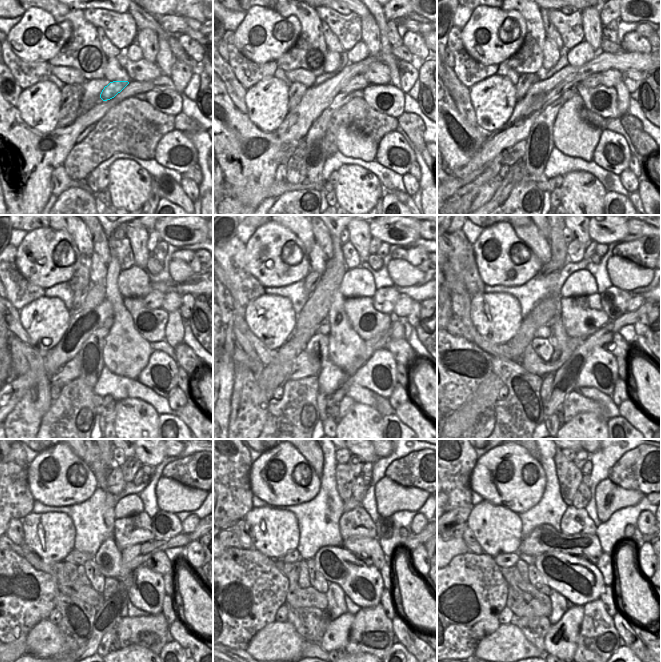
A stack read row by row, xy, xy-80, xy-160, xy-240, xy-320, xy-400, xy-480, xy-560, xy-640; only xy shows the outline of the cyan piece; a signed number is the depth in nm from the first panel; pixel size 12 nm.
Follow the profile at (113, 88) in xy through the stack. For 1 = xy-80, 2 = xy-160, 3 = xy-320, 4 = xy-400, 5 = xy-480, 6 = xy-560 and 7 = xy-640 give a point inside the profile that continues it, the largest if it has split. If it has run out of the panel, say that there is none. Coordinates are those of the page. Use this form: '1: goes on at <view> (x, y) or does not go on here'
1: goes on at xy-80 (358, 82)
2: goes on at xy-160 (594, 80)
3: goes on at xy-320 (384, 299)
4: goes on at xy-400 (614, 301)
5: goes on at xy-480 (166, 525)
6: goes on at xy-560 (385, 526)
7: goes on at xy-640 (629, 530)

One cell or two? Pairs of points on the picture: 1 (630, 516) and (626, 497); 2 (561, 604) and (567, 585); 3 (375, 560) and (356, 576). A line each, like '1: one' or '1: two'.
1: two
2: two
3: two

